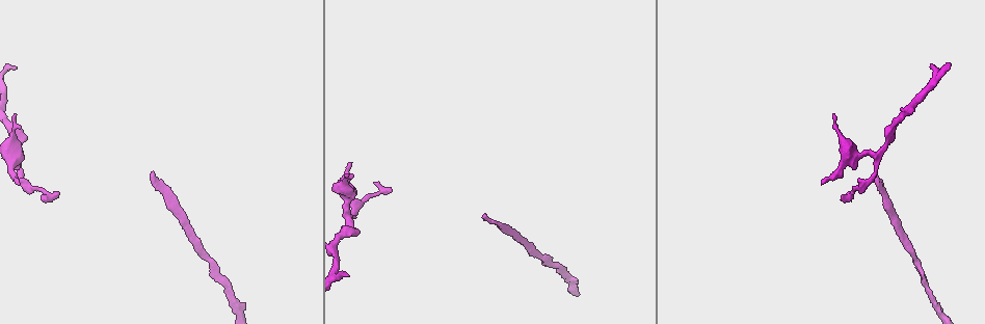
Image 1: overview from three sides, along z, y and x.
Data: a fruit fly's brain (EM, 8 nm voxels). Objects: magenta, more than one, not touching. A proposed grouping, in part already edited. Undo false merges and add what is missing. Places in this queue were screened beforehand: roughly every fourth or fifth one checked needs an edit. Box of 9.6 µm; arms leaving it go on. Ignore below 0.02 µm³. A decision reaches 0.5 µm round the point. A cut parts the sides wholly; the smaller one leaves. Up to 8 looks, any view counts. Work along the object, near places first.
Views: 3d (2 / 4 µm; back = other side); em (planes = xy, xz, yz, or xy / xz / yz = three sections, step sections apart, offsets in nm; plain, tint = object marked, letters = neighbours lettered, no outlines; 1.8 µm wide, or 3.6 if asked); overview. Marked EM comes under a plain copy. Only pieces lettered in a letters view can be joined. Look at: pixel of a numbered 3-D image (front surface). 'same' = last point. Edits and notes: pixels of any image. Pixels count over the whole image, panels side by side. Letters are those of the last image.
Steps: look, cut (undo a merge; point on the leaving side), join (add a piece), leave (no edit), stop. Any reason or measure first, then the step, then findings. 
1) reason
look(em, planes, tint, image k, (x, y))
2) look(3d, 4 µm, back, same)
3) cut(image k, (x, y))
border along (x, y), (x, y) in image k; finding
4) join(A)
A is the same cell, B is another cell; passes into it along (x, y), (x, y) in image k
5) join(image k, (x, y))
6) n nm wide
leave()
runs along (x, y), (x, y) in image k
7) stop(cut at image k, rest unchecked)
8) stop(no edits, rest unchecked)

look(3d, 2 µm, image 1, (14, 69))

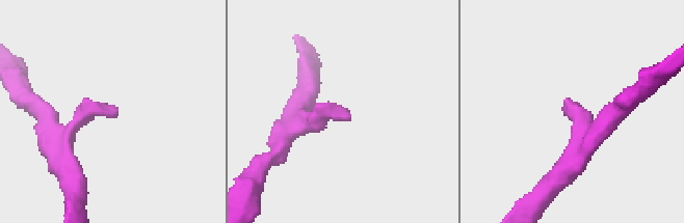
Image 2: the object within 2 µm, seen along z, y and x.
arms of 180, 220 nm; now the EM
look(em, planes, letters, image 2, (114, 116))

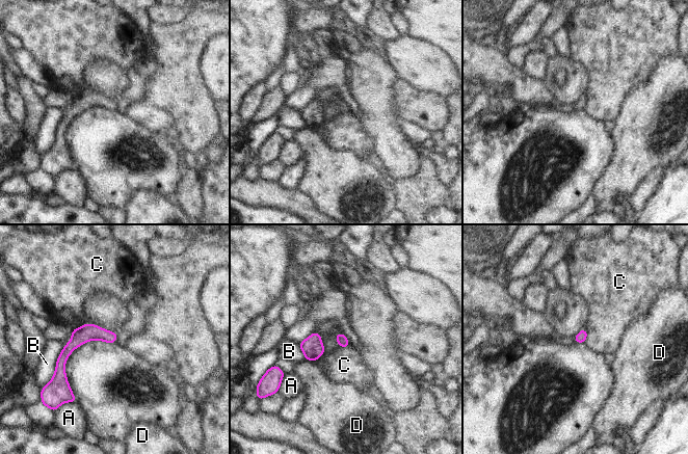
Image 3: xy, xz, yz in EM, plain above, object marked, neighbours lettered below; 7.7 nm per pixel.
leave()
A, B, C and D are other cells; runs along (113, 336), (82, 335), (64, 353), (60, 373) in image 3; none of them fits

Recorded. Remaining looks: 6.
branch stops here
look(em, planes, letters, image 1, (823, 183))

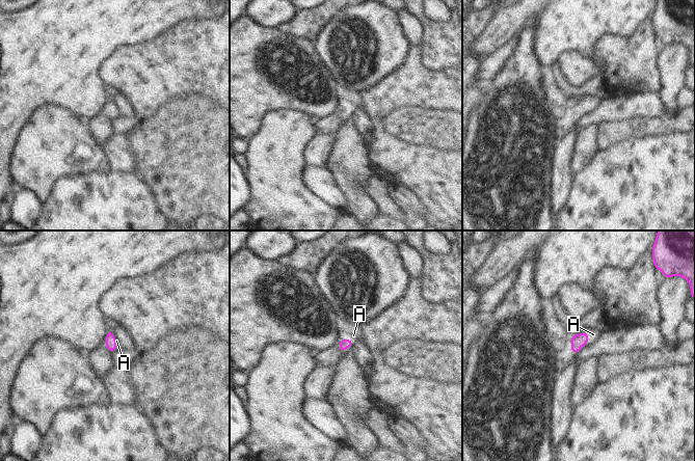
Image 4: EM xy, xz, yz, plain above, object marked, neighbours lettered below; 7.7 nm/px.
join(A)
A is the same cell; the neuron continues

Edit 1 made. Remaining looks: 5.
three-way junction
look(3d, 4 µm, back, image 1, (350, 218))

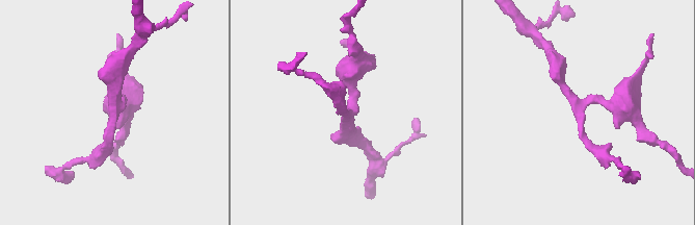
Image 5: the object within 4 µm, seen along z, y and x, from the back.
3 arms; need the tissue
look(em, planes, letters, image 5, (115, 101))

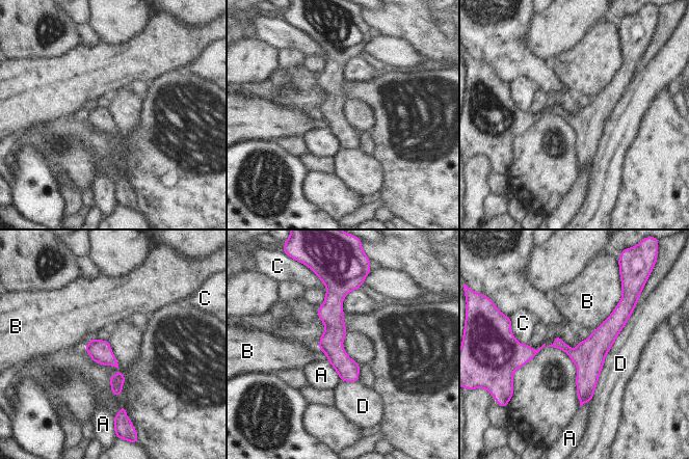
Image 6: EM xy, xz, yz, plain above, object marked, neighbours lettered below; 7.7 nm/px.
170 nm wide
leave()
A, B, C and D are other cells; border along (623, 291), (615, 308), (595, 329) in image 6; one neuron here

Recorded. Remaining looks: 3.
stop(join at image 4, rest unchecked)

